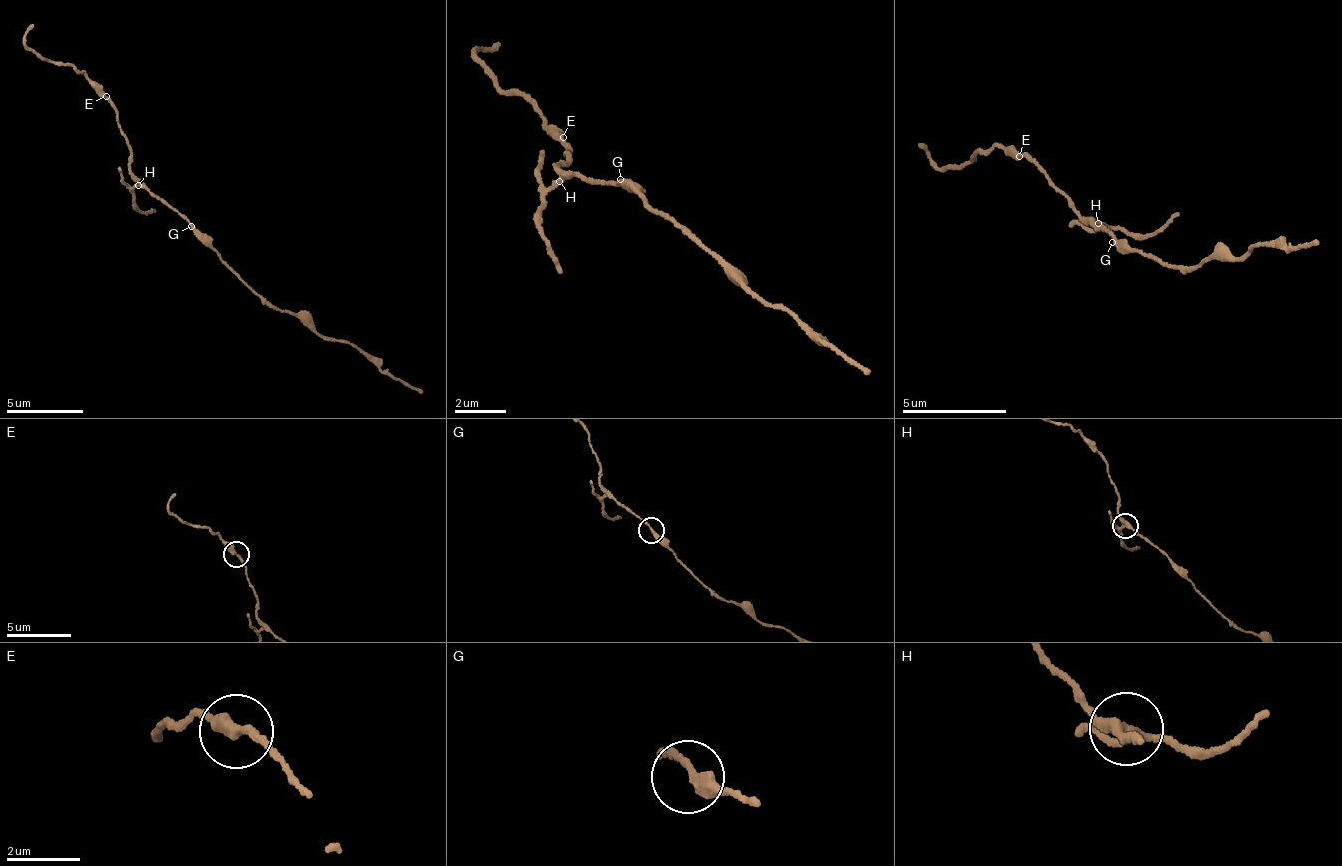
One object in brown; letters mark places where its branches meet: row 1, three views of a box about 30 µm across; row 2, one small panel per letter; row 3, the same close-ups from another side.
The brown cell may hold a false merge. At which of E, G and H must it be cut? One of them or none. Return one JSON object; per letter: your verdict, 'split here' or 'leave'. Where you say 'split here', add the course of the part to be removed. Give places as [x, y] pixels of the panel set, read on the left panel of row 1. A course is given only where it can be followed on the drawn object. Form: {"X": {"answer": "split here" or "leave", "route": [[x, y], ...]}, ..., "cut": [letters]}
{"E": {"answer": "leave"}, "G": {"answer": "leave"}, "H": {"answer": "split here", "route": [[137, 184], [132, 192], [141, 213], [157, 210]]}, "cut": ["H"]}

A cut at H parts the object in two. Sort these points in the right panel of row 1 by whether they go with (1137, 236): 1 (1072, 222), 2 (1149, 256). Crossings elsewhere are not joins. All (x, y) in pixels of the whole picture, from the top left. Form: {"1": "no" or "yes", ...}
{"1": "yes", "2": "no"}

